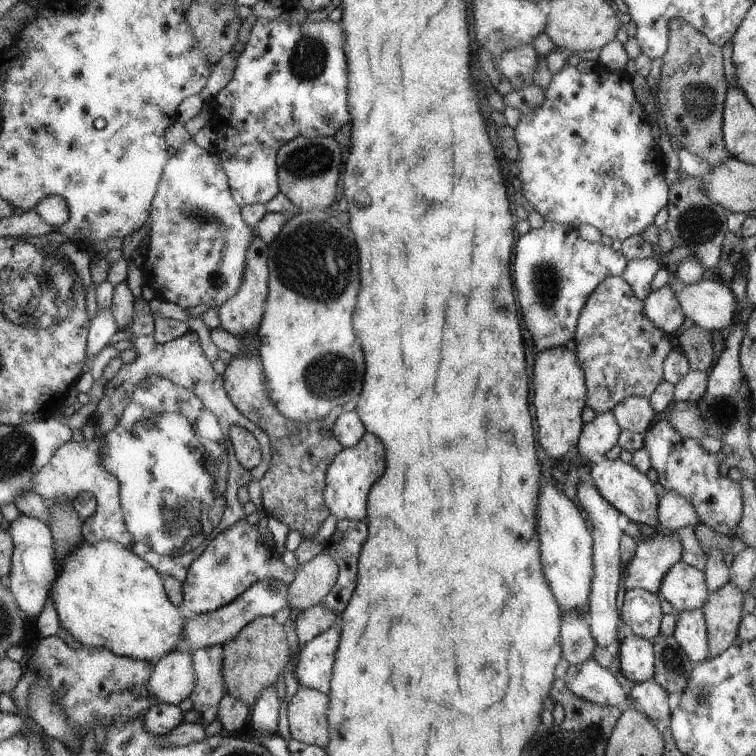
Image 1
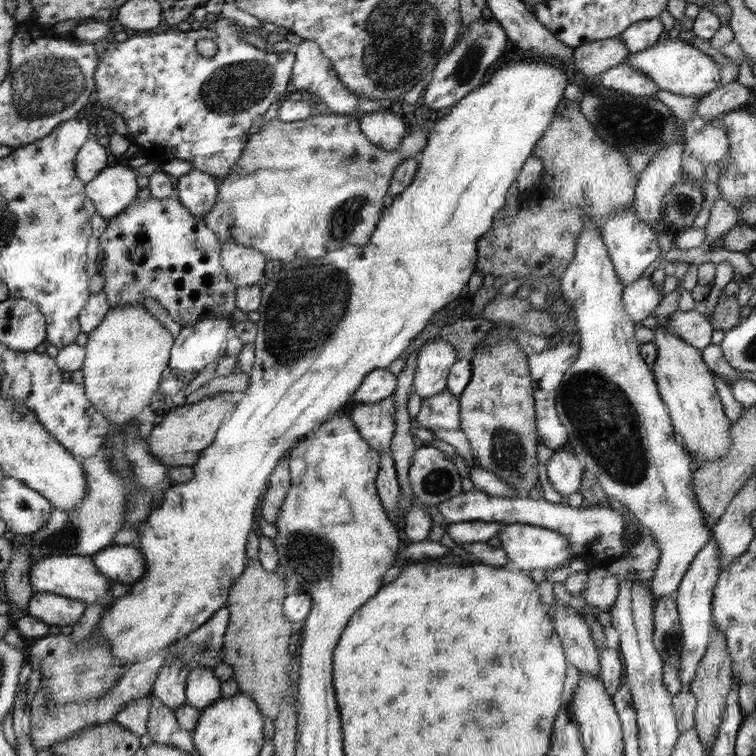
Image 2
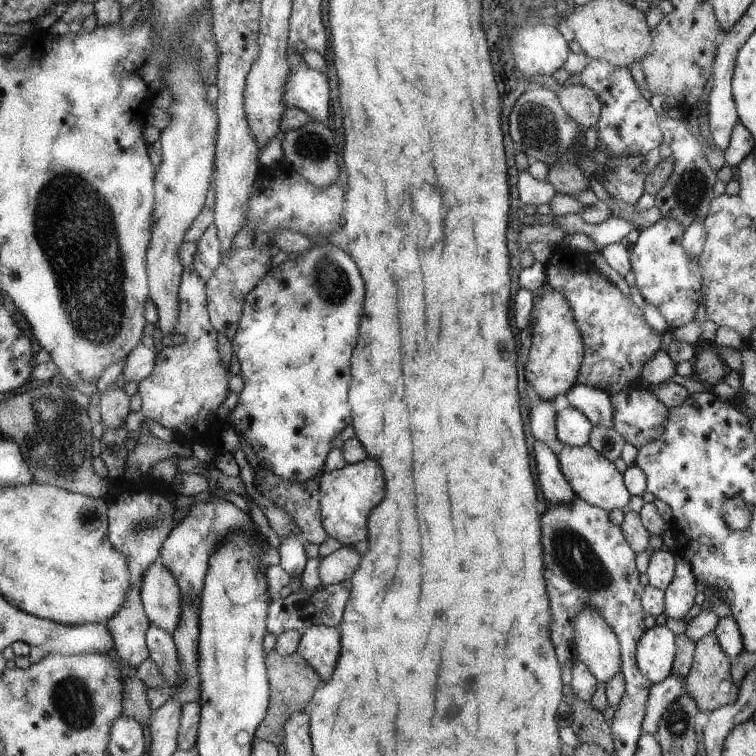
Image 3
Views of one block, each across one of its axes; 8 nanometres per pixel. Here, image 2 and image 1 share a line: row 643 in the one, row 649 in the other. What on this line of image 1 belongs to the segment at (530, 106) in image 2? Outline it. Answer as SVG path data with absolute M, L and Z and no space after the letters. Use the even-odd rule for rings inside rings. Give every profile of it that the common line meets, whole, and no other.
M112 540L80 544L64 560L49 597L60 626L83 646L108 649L144 662L154 663L176 650L187 624L167 594L162 575Z

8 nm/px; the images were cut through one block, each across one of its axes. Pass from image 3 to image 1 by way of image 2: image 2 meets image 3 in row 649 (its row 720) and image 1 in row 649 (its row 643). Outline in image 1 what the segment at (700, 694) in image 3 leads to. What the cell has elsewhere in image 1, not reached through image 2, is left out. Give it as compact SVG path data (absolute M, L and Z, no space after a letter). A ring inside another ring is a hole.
M724 584L720 590L710 592L704 612L708 622L708 634L712 634L712 658L720 656L734 644L737 630L743 618L746 594L734 584Z

